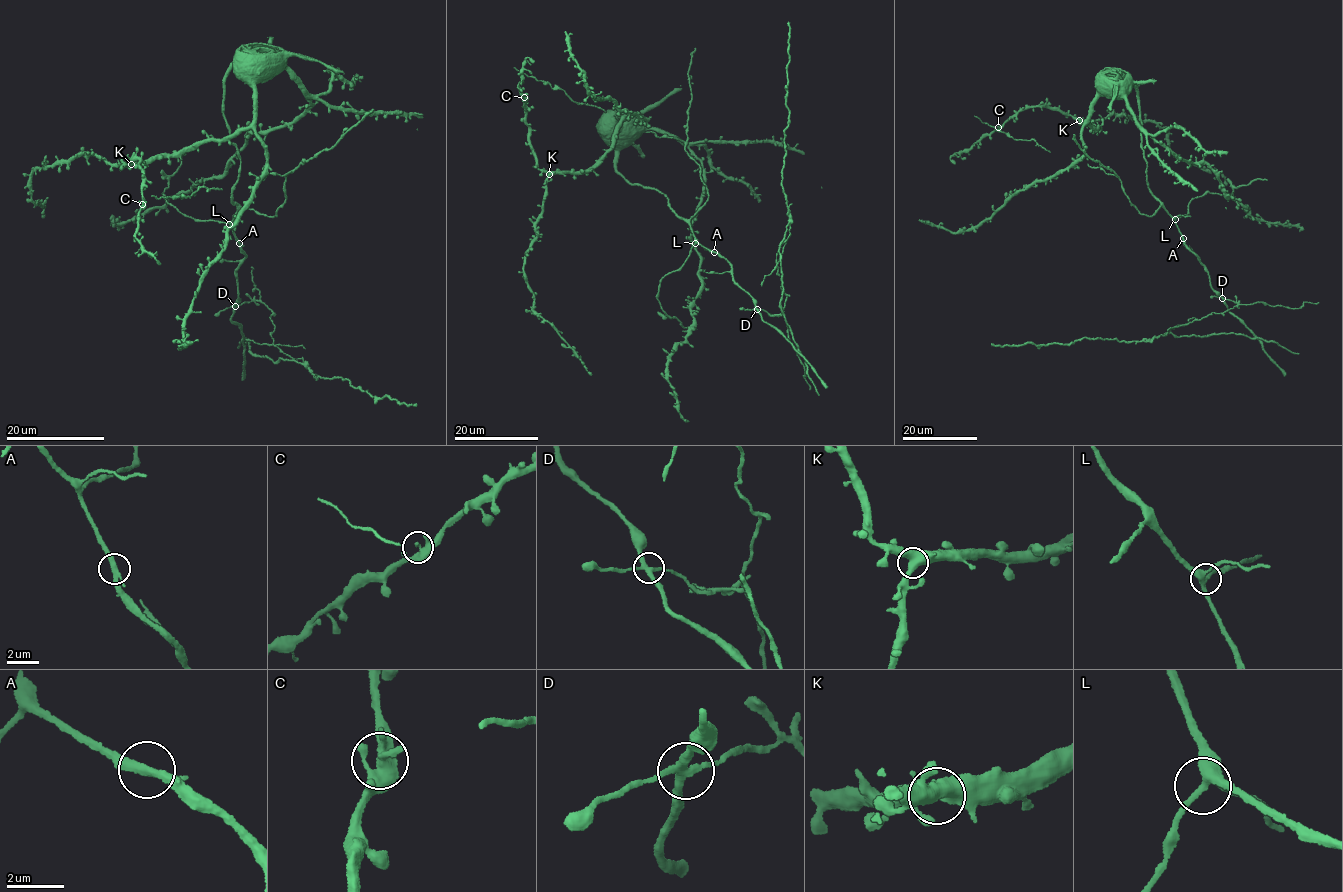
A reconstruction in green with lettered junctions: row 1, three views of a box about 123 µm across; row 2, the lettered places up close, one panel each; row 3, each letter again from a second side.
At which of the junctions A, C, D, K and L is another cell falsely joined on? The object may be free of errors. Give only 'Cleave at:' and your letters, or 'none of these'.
Cleave at: D

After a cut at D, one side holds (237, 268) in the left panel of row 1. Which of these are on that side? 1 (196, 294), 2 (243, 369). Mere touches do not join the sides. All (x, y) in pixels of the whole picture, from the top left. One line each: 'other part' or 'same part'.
1: same part
2: same part

